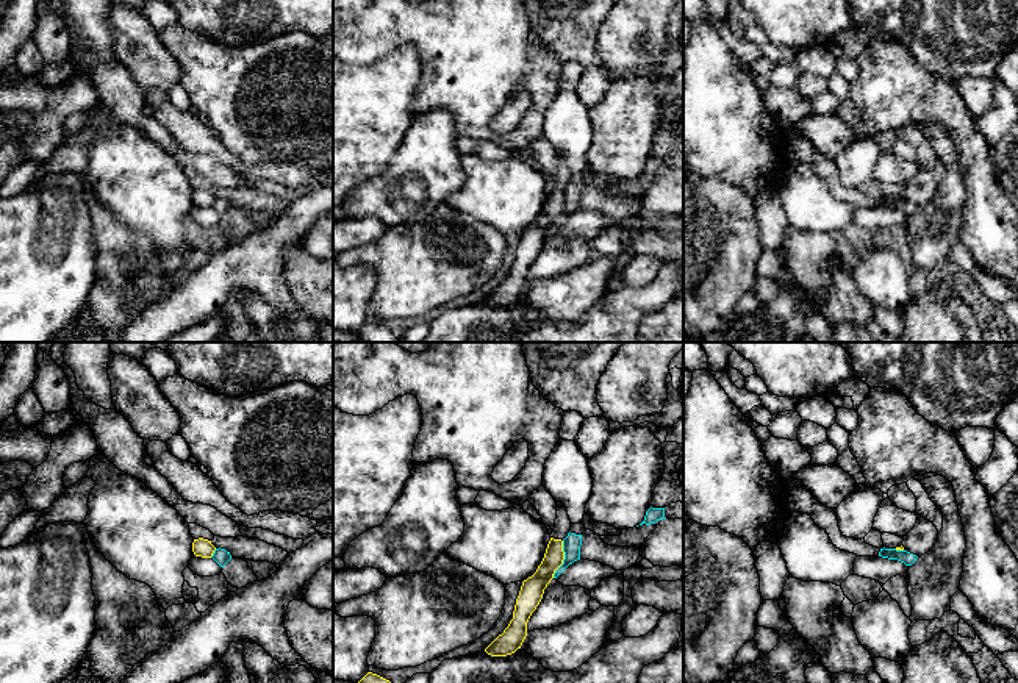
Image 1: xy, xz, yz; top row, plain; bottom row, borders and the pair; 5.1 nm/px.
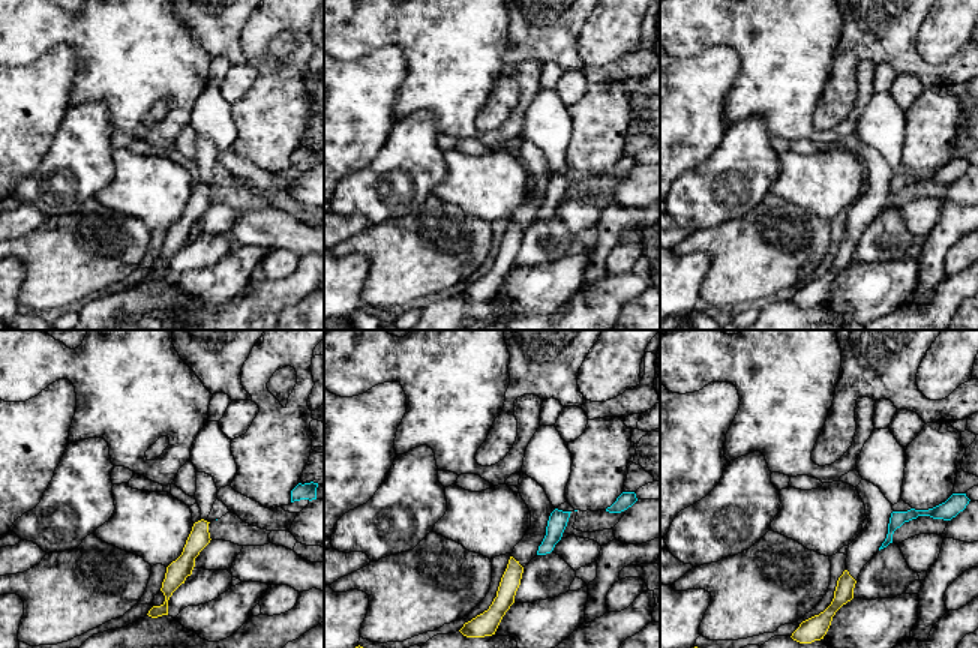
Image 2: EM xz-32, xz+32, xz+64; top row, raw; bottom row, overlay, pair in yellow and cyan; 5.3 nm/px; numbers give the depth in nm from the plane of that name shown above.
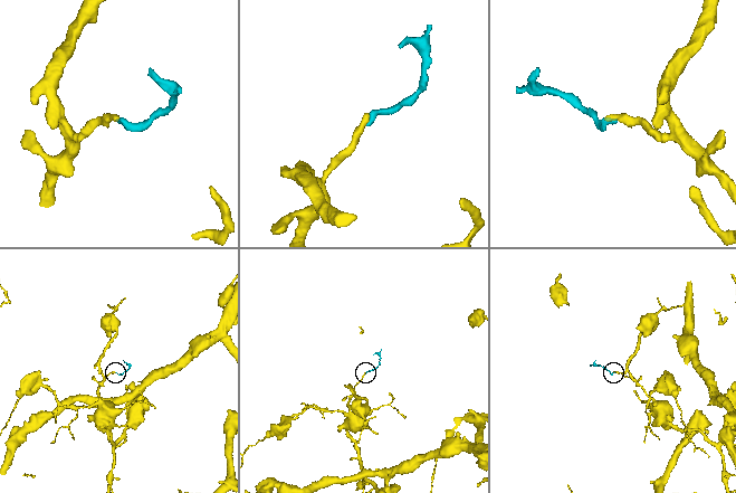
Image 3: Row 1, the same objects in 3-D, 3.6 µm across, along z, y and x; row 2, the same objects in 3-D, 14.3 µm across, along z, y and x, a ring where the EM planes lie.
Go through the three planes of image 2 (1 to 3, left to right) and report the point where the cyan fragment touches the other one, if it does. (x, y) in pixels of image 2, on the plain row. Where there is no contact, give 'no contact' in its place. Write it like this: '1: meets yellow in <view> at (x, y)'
1: no contact
2: no contact
3: no contact

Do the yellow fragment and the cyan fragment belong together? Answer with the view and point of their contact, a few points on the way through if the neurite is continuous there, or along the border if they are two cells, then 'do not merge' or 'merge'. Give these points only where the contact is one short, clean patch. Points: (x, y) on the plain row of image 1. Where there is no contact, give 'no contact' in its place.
xz (563, 208) | along xz (563, 191), (563, 213), (552, 227) | do not merge

